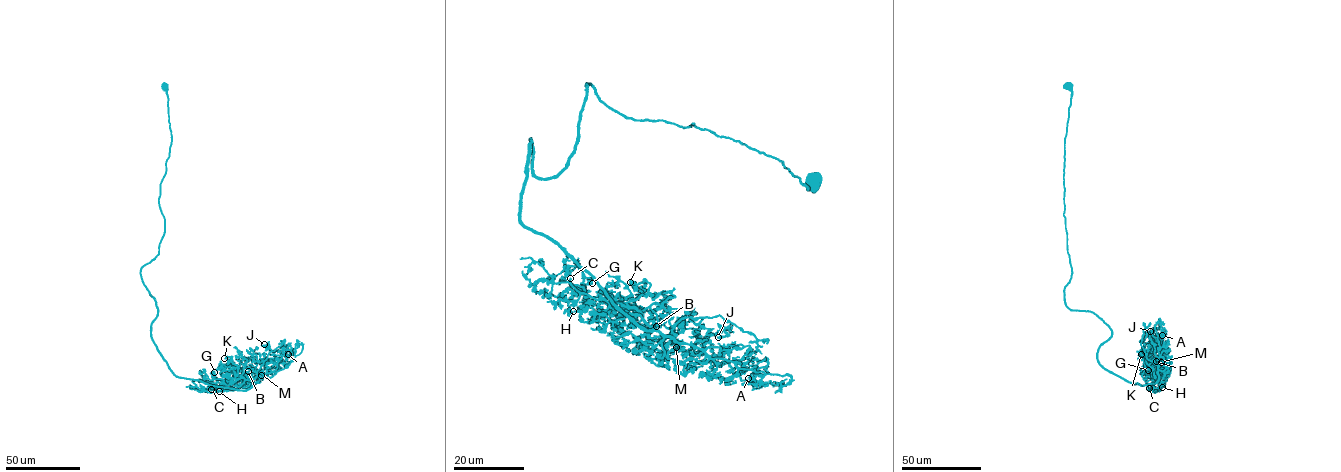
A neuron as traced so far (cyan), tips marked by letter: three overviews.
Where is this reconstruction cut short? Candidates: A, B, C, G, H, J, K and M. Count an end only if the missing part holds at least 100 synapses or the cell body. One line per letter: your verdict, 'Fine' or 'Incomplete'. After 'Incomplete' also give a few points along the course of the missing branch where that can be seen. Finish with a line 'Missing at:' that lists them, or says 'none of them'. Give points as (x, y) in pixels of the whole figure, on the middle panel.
A: Fine
B: Incomplete. Course of what is missing: (656, 326), (634, 334)
C: Fine
G: Fine
H: Fine
J: Fine
K: Fine
M: Fine
Missing at: B

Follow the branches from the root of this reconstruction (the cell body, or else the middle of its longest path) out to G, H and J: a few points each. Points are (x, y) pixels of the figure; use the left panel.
G: (164, 85), (164, 233), (140, 275), (158, 309), (152, 340), (174, 374), (252, 383), (214, 372)
H: (164, 85), (164, 233), (140, 272), (158, 311), (151, 337), (176, 376), (243, 390), (252, 382), (219, 391)
J: (164, 85), (164, 233), (140, 272), (158, 311), (152, 340), (176, 376), (246, 390), (271, 351), (264, 344)

